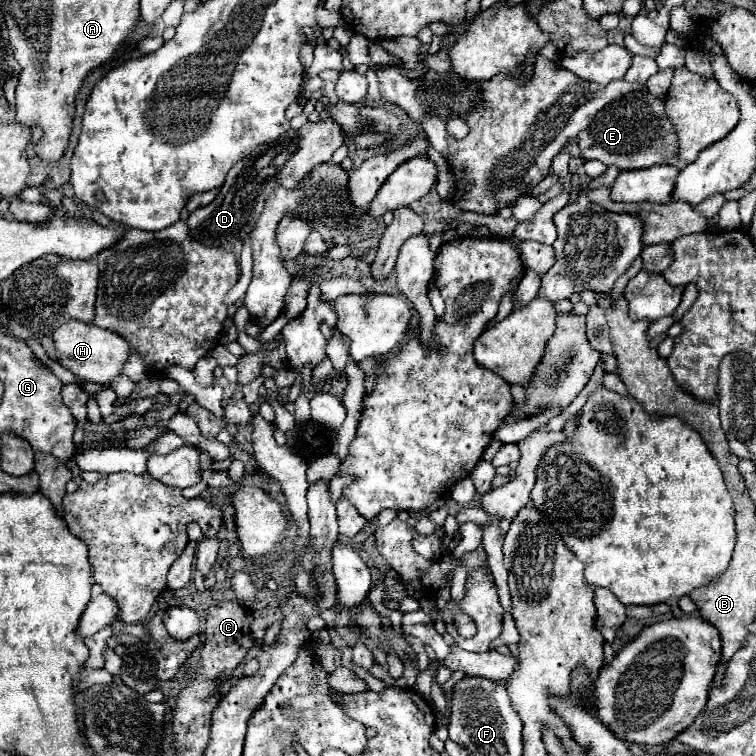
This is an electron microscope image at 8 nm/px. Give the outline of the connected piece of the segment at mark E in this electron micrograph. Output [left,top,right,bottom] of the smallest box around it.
[576,92,678,170]

